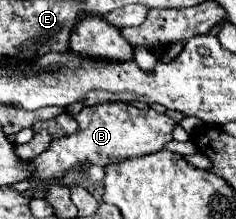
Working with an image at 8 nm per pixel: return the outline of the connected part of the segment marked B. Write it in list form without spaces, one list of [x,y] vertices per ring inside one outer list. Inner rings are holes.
[[[103,102],[99,106],[87,106],[79,114],[75,114],[75,120],[79,120],[81,132],[71,134],[67,138],[51,140],[49,148],[29,162],[33,170],[29,180],[57,178],[59,184],[65,184],[65,186],[71,186],[71,184],[85,186],[87,174],[81,170],[83,166],[87,164],[109,166],[115,162],[155,154],[163,150],[163,146],[169,140],[173,140],[171,130],[175,126],[175,120],[171,120],[167,114],[159,114],[151,108],[137,108],[125,102]]]

